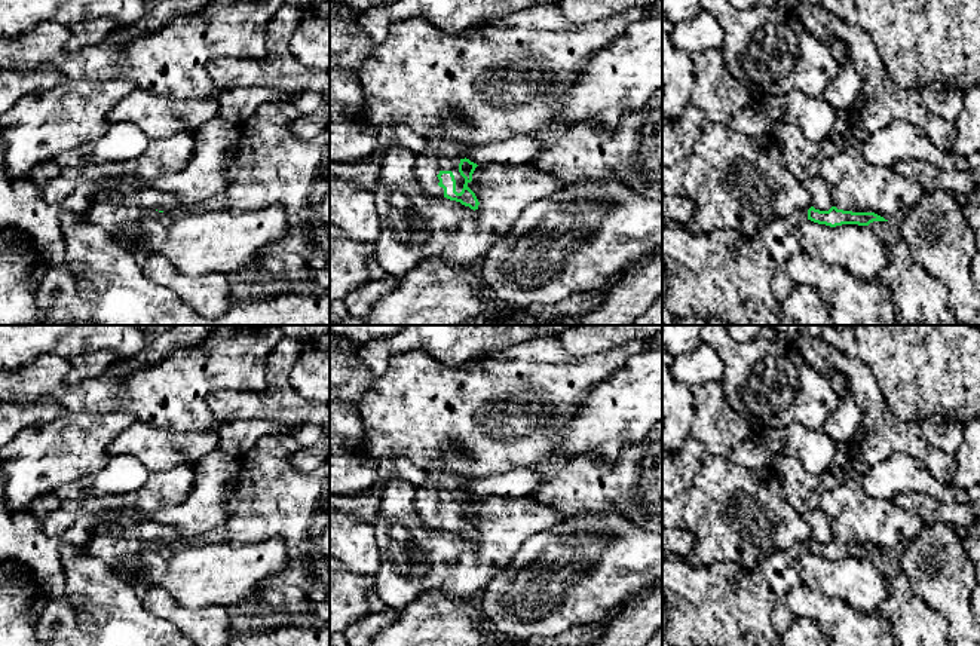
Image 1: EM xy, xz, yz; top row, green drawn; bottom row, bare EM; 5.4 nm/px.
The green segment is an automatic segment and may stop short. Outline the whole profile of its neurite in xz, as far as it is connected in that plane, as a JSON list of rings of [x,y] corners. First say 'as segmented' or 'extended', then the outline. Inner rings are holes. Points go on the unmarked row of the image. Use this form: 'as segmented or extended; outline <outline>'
extended; outline [[[442,469],[428,472],[429,478],[416,493],[416,509],[423,523],[478,542],[480,535],[468,520],[478,497],[465,490],[463,475]]]

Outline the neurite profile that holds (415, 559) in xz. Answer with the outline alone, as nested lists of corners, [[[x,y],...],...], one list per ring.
[[[398,475],[389,480],[374,523],[380,554],[374,591],[388,607],[398,612],[431,591],[450,597],[477,596],[508,566],[527,539],[563,523],[563,517],[554,508],[540,503],[535,495],[489,495],[477,499],[472,514],[468,515],[480,535],[474,544],[460,535],[428,527],[416,509],[416,493],[417,487],[408,480]]]

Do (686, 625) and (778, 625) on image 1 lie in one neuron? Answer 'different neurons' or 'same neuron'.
same neuron

